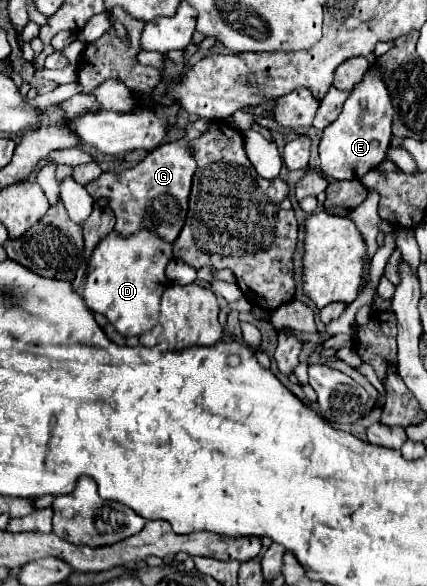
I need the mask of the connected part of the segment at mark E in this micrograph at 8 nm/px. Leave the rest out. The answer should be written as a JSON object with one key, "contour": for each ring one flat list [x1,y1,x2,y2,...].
{"contour":[[372,70,366,72,364,80,356,84,350,98,344,102,344,108,330,126,324,128,320,140,320,166,328,178,334,180,352,180,362,178,366,172,376,168,390,146,392,138,392,102,388,88,380,76,380,72]]}

